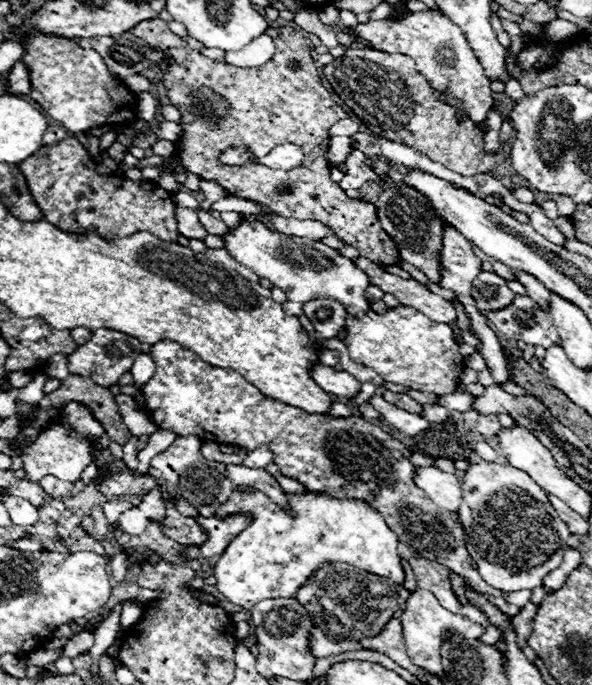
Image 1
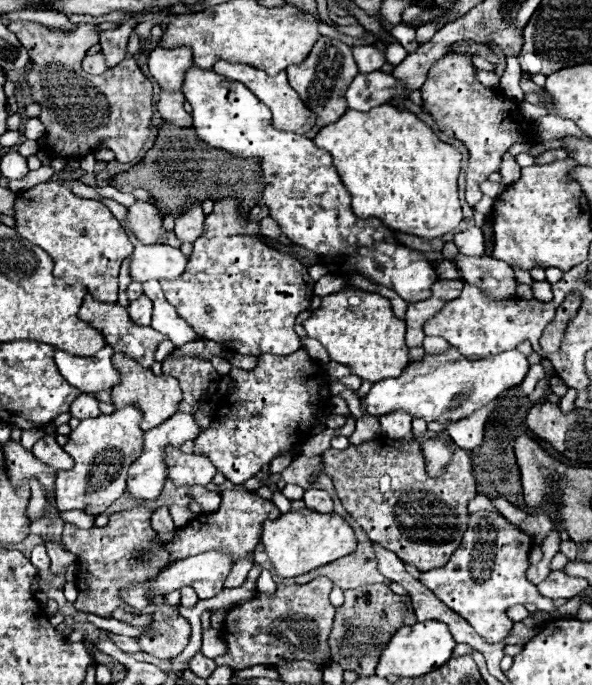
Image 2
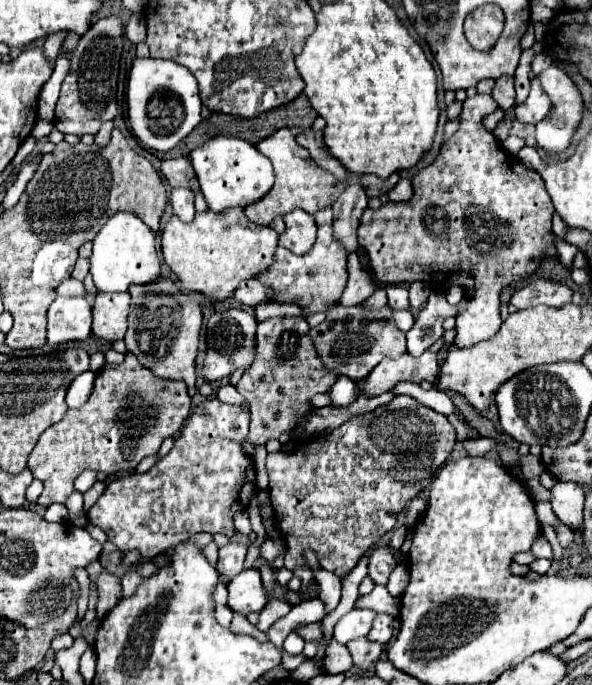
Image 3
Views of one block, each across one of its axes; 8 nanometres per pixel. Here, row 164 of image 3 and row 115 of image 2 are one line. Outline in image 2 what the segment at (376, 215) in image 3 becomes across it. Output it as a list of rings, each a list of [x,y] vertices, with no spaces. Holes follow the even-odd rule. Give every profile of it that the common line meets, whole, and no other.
[[[446,54],[438,66],[430,68],[424,86],[420,88],[424,100],[424,112],[430,114],[438,128],[448,136],[460,140],[468,148],[468,166],[466,166],[466,202],[474,206],[482,192],[478,188],[480,182],[488,180],[492,172],[498,170],[502,154],[530,136],[530,120],[526,120],[518,108],[518,102],[498,92],[496,88],[486,88],[476,80],[476,68],[470,58],[460,60],[458,54]]]

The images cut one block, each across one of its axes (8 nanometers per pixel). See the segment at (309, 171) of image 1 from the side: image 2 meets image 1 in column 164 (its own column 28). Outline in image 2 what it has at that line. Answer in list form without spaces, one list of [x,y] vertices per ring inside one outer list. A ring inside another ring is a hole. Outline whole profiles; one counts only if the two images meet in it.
[[[10,22],[8,28],[18,36],[20,44],[28,50],[32,68],[26,74],[26,84],[30,86],[30,96],[34,104],[40,104],[40,122],[46,128],[46,140],[40,150],[54,158],[84,158],[94,154],[102,146],[110,148],[116,154],[118,162],[132,162],[142,146],[146,144],[152,128],[152,82],[142,74],[142,70],[133,58],[124,59],[114,68],[109,68],[100,76],[92,76],[82,72],[80,62],[86,56],[88,46],[98,44],[98,26],[94,24],[80,24],[72,34],[66,32],[50,32],[42,24],[36,22]]]

